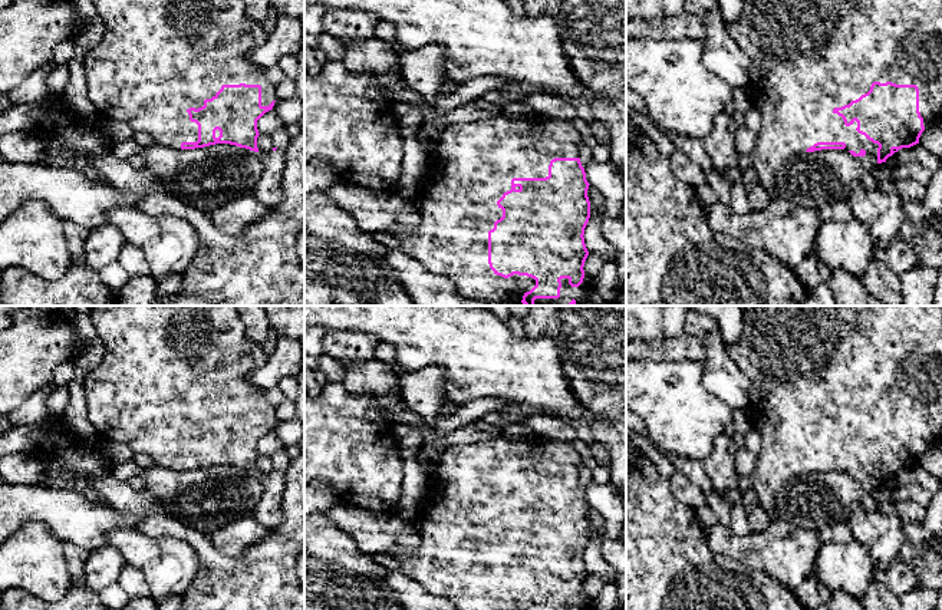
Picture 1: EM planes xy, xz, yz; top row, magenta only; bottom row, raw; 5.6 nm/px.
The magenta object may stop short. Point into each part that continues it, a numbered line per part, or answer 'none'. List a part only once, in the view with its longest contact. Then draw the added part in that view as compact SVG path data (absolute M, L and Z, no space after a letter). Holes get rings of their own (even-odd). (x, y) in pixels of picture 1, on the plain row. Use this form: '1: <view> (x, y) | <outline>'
1: xz (473, 487) | M503 435L485 439L482 442L454 445L445 449L442 454L438 466L432 475L428 477L428 488L424 502L421 505L419 514L416 517L418 532L421 535L421 544L414 550L398 548L392 558L399 561L401 570L405 576L414 578L422 584L429 593L439 597L449 599L457 610L533 610L536 601L527 597L514 596L508 600L497 597L488 586L488 553L494 550L494 544L503 538L503 531L497 527L497 522L503 518L504 514L511 511L513 499L546 499L549 498L549 487L554 479L579 479L579 471L582 468L582 456L577 454L572 442L566 441L550 441L533 435L526 439L507 439Z

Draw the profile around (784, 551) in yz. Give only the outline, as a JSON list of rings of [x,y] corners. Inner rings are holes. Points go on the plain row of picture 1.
[[[773,520],[765,531],[748,535],[737,535],[718,522],[705,534],[712,553],[758,570],[791,591],[814,573],[821,544],[819,531],[803,530],[783,520]]]

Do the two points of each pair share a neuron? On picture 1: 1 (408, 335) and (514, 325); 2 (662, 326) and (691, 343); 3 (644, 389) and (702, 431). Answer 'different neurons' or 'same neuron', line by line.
1: different neurons
2: different neurons
3: same neuron

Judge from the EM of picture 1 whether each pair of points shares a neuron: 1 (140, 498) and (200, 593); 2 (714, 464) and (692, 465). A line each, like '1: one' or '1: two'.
1: one
2: two

